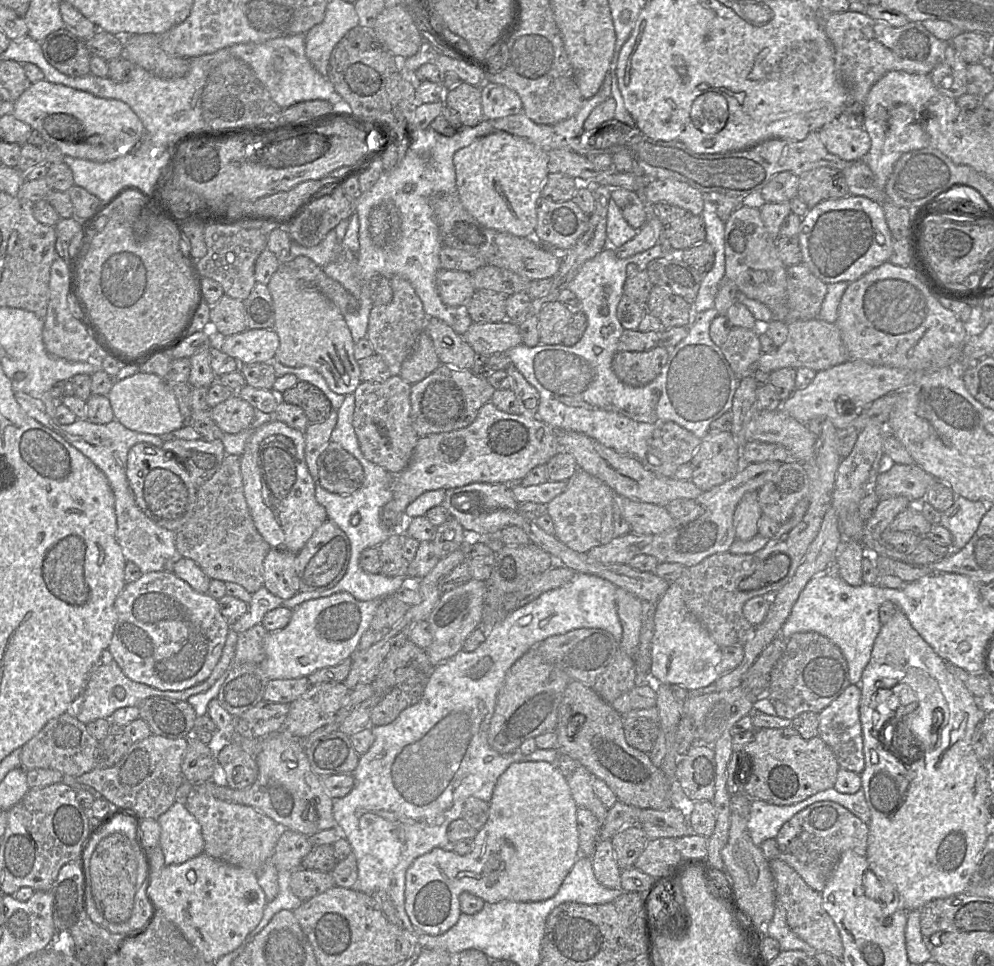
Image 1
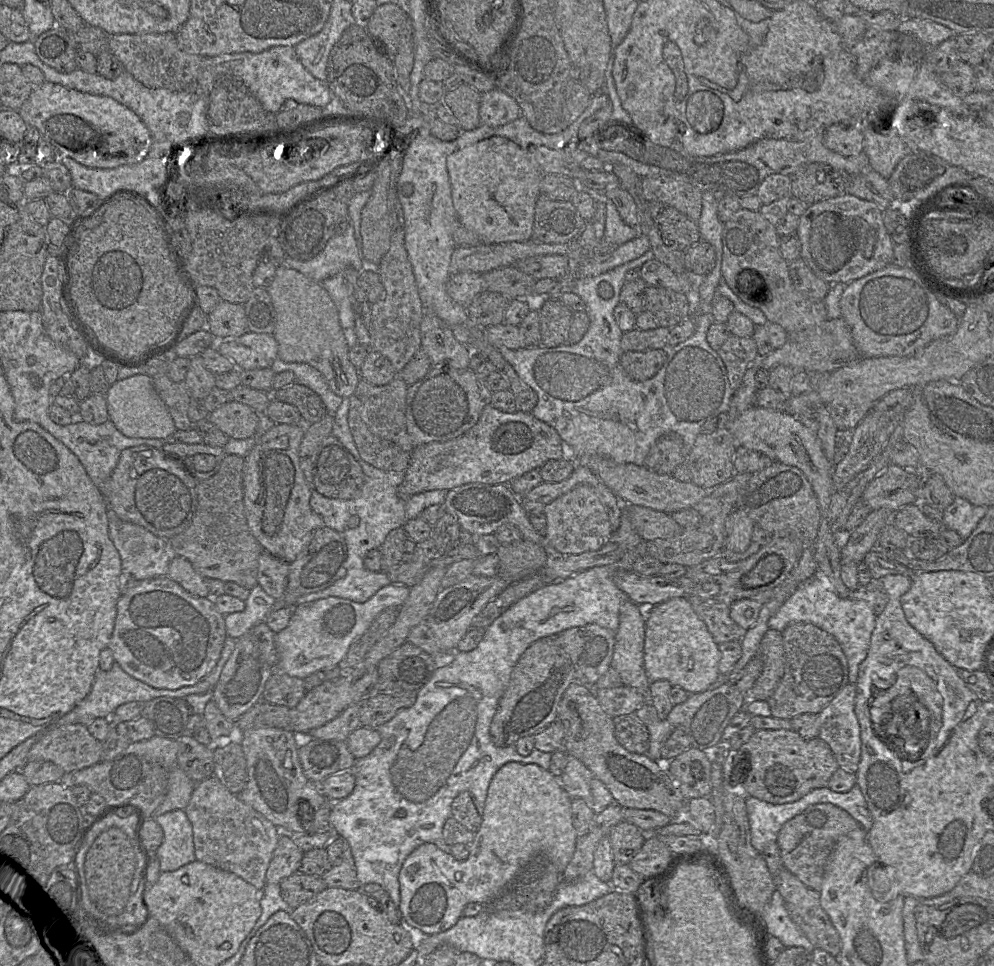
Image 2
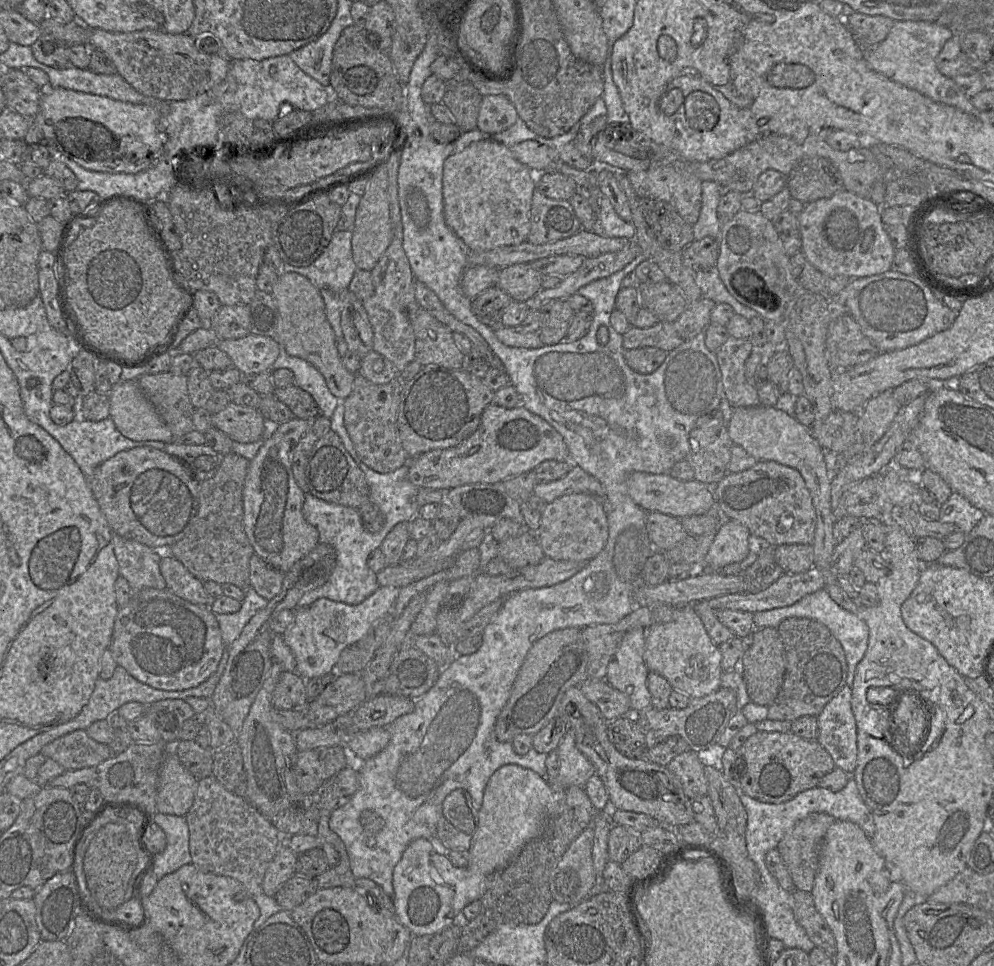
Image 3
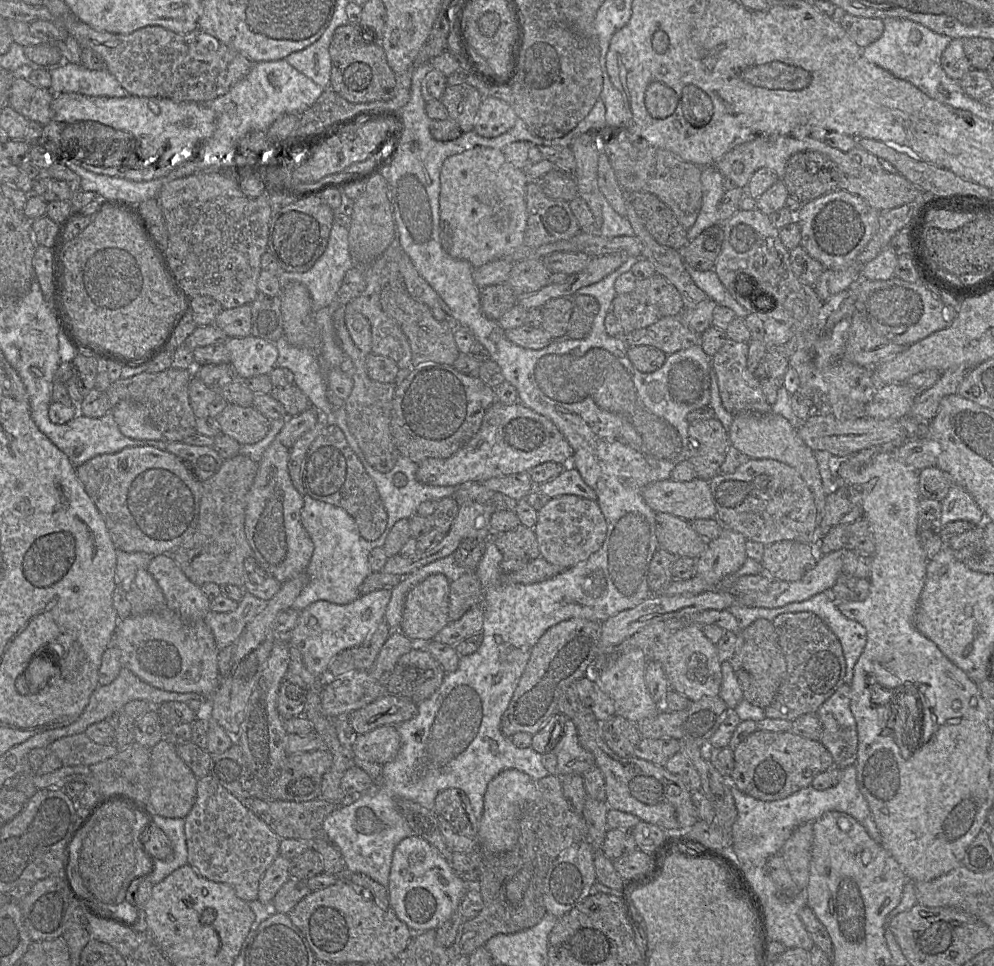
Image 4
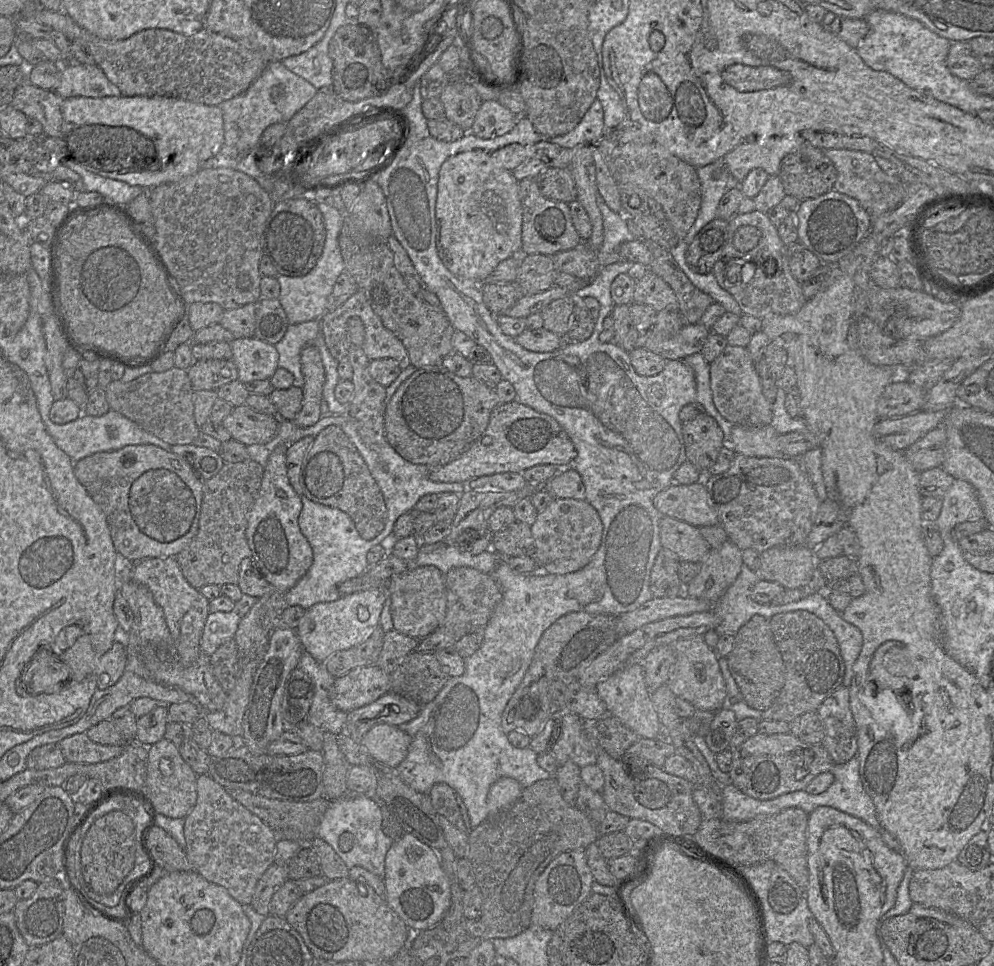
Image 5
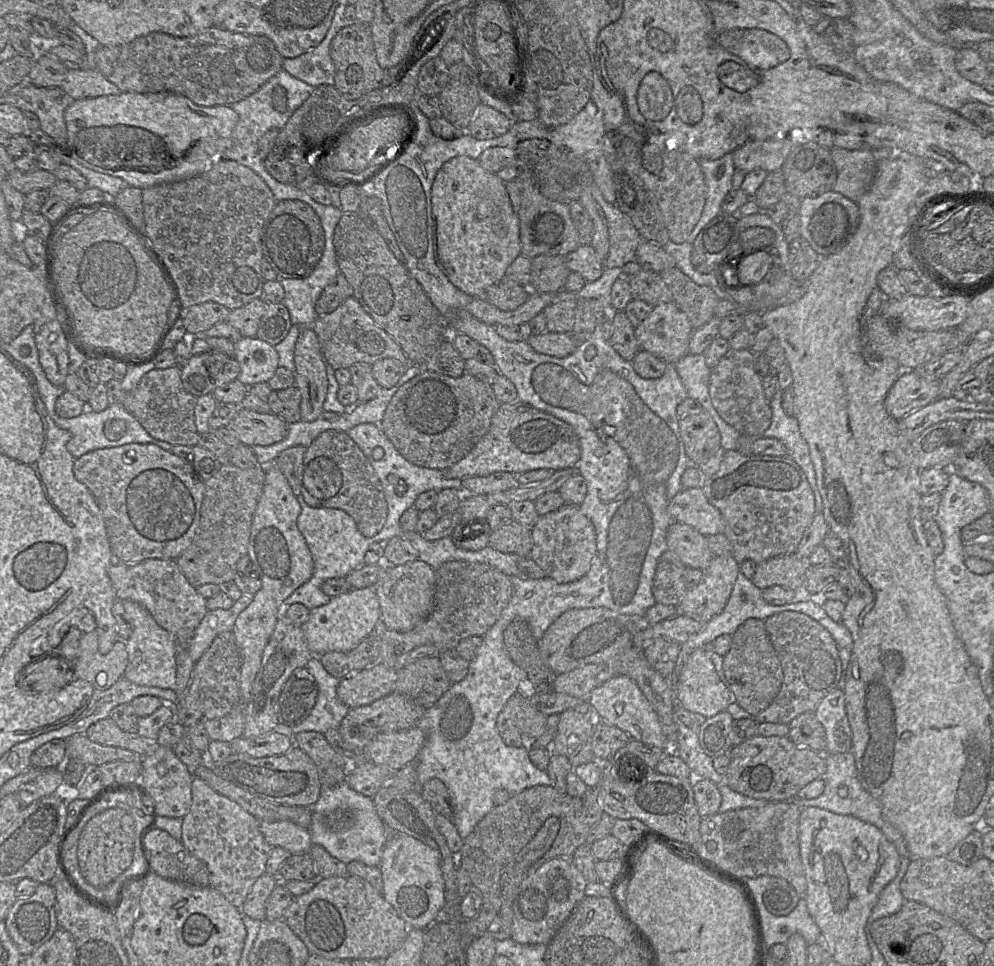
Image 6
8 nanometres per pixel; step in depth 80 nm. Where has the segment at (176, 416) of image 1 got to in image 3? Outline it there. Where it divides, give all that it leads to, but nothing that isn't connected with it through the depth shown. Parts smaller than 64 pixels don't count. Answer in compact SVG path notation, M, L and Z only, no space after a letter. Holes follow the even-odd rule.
M137 379L118 381L108 393L109 417L118 431L133 441L173 443L173 434L143 395Z

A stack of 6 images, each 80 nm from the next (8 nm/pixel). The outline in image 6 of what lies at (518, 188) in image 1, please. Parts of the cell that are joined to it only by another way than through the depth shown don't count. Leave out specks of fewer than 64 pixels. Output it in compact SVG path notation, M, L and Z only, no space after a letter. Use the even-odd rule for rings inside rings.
M455 157L443 164L431 190L432 241L436 265L449 281L462 292L484 298L486 290L505 278L506 269L521 255L520 224L506 184L497 174L485 170L478 160Z

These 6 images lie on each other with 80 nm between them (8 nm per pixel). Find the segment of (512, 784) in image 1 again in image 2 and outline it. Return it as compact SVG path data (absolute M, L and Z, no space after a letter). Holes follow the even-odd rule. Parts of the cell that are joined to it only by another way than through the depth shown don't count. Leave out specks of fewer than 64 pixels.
M518 762L504 764L491 779L482 822L471 842L471 851L465 861L456 860L451 853L440 850L433 843L420 845L405 859L399 873L401 901L398 908L404 925L418 929L424 936L449 930L463 916L467 904L488 905L515 874L537 854L545 855L556 871L562 874L573 857L578 837L572 824L572 799L559 779L537 764Z

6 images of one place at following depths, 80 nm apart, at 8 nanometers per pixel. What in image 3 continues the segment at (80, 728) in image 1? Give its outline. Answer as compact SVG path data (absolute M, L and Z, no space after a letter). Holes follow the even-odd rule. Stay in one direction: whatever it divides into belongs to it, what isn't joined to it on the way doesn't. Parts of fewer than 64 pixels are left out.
M75 730L59 737L39 753L56 761L65 770L93 767L113 756L109 745L96 742L85 730Z

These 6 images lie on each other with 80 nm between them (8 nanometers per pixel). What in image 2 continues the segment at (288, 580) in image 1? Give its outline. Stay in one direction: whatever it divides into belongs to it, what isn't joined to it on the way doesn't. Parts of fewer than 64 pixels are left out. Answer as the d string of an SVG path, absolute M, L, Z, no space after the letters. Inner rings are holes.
M263 552L258 560L258 585L275 600L281 599L288 582L289 563Z

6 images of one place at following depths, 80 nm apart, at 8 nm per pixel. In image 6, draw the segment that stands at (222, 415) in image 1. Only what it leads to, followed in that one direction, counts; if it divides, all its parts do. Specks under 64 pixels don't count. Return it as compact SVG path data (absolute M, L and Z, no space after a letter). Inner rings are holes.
M239 407L227 428L232 430L241 444L268 446L280 442L288 432L288 424L274 413L258 413Z

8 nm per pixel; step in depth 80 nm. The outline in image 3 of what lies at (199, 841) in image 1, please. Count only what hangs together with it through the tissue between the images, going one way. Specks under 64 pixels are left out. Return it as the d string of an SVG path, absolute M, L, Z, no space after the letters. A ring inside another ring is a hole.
M156 813L151 817L152 822L155 822L165 833L166 848L161 854L156 854L153 872L158 879L175 872L180 867L192 863L189 851L189 828L185 816L175 816Z

